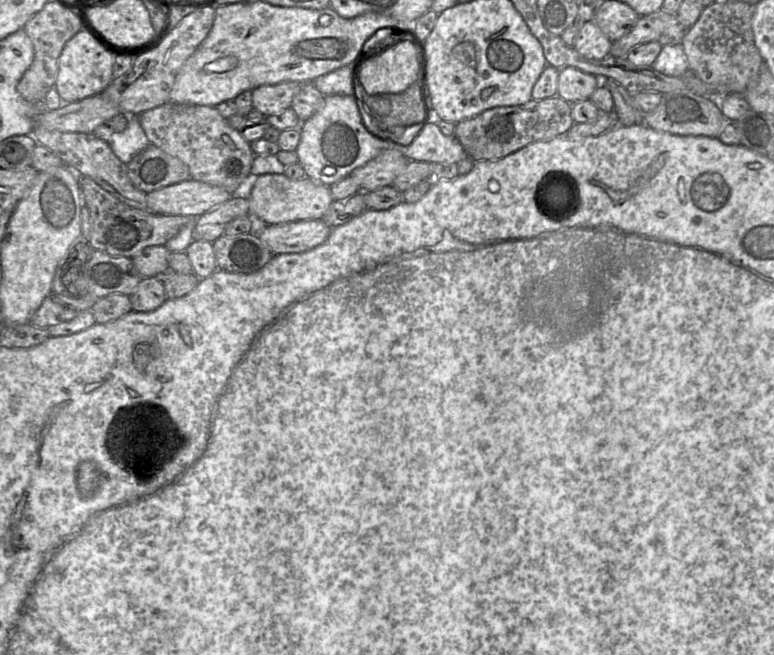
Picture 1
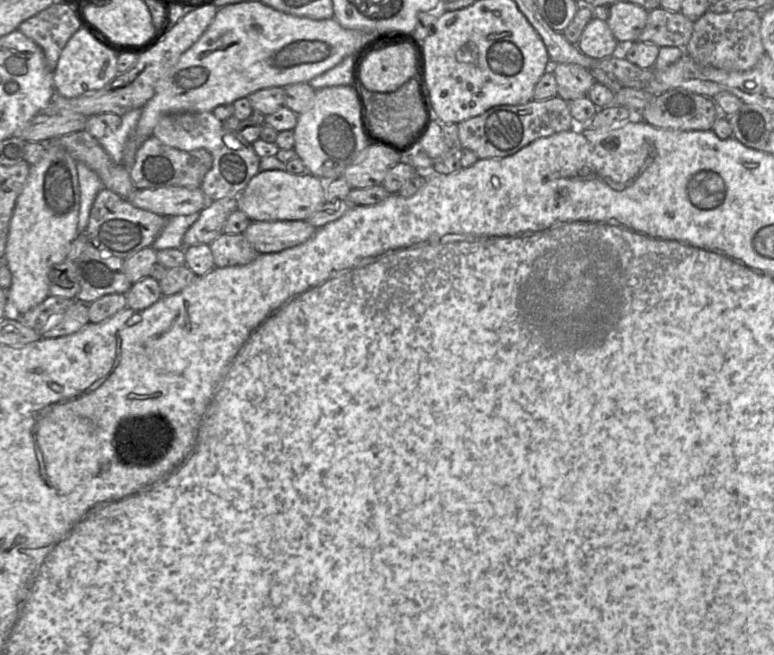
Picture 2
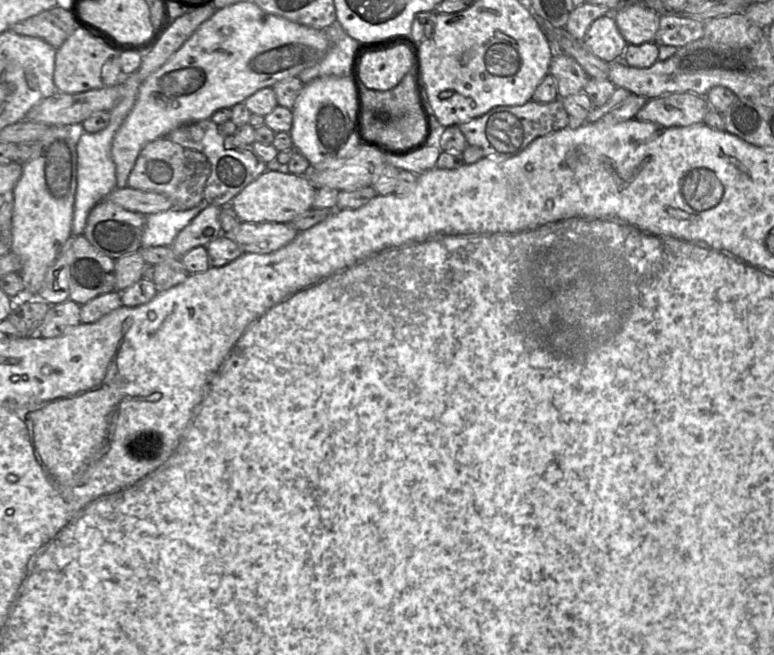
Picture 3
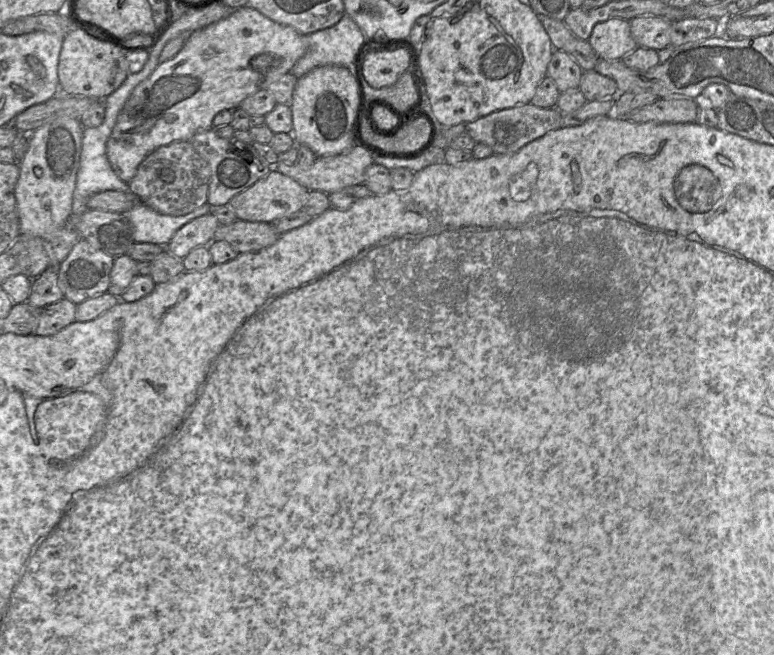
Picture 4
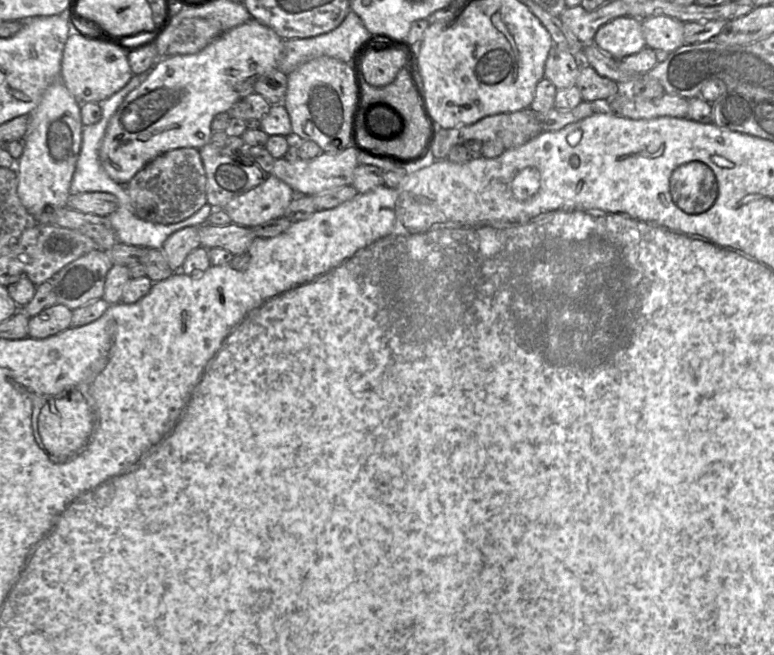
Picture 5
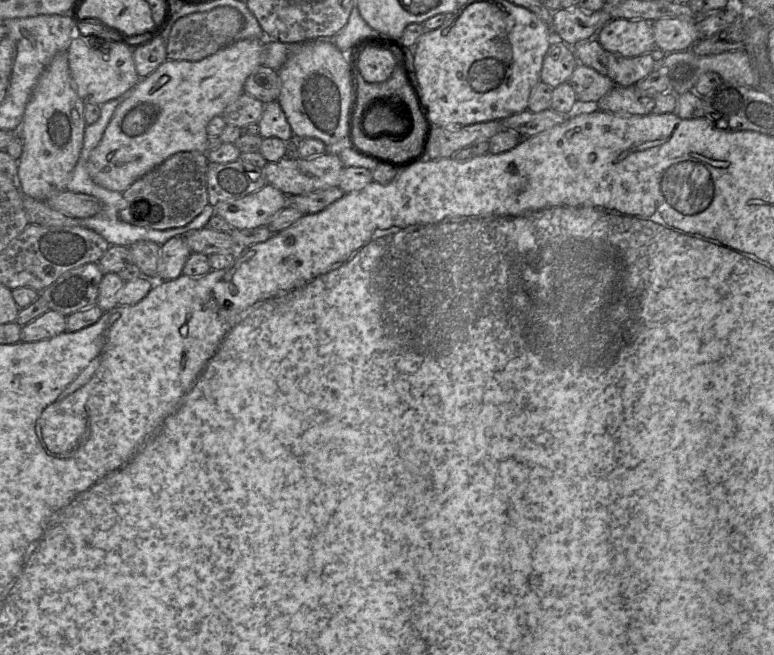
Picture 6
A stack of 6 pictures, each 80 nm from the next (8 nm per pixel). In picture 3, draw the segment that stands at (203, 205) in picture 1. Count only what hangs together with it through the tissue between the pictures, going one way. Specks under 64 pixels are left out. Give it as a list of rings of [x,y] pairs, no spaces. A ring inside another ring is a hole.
[[[129,187],[117,188],[106,198],[126,210],[146,216],[172,209],[172,203],[166,196]]]

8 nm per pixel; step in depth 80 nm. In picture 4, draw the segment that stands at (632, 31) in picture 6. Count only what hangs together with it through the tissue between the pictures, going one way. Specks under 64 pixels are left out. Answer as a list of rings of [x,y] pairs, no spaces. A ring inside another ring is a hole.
[[[612,18],[594,26],[588,43],[599,58],[621,60],[638,47],[631,35],[629,21]]]

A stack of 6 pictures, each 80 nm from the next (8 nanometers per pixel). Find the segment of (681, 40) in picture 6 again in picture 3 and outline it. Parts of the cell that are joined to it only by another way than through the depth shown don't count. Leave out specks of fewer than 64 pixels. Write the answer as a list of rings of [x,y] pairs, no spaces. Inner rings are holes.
[[[624,6],[613,14],[617,28],[628,45],[654,42],[660,15],[646,7]]]

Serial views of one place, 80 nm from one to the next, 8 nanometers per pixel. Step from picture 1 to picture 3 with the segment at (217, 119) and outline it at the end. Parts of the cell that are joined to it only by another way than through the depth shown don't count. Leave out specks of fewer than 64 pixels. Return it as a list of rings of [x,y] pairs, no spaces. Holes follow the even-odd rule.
[[[210,118],[185,124],[166,137],[184,148],[196,150],[207,157],[211,172],[206,181],[202,203],[217,207],[227,206],[248,184],[267,171],[266,163],[251,145],[245,144],[235,135],[221,134],[218,131],[218,125]]]

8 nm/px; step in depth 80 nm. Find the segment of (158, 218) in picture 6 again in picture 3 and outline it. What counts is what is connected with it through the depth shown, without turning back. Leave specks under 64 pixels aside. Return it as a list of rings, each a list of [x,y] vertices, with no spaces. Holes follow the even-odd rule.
[[[161,137],[149,142],[141,150],[129,175],[127,186],[162,194],[171,201],[172,210],[184,211],[203,202],[204,188],[210,172],[211,165],[203,153],[184,148],[167,137]]]

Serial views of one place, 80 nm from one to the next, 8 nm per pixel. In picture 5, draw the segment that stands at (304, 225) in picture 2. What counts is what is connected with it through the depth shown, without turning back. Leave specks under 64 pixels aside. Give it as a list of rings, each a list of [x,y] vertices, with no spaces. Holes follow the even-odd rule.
[[[233,222],[225,226],[205,223],[200,226],[201,246],[206,249],[223,248],[235,256],[242,254],[256,238],[252,228]]]

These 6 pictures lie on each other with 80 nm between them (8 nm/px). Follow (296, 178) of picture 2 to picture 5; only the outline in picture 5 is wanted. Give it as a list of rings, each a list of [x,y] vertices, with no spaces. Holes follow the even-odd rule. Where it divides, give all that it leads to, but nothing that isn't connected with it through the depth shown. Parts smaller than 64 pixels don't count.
[[[269,175],[263,183],[233,198],[222,209],[230,216],[233,223],[244,227],[256,227],[283,217],[295,197],[294,190],[288,184],[274,175]]]

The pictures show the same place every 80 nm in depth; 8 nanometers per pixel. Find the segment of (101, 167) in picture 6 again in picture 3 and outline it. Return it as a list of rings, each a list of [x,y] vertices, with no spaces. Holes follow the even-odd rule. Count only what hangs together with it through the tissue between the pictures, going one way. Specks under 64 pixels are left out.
[[[253,1],[238,2],[221,9],[204,21],[164,65],[139,87],[135,104],[115,133],[111,154],[116,166],[117,188],[128,187],[128,178],[141,150],[158,138],[189,123],[211,118],[217,110],[232,108],[249,96],[275,83],[297,77],[301,71],[320,62],[328,52],[324,31],[292,22],[263,11]]]

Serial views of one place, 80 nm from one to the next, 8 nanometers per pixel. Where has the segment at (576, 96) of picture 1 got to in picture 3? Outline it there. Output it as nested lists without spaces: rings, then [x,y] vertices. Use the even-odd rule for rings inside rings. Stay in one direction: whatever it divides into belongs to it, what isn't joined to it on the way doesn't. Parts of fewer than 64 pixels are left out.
[[[565,53],[554,54],[549,73],[557,84],[558,98],[583,92],[590,77],[575,59]]]

